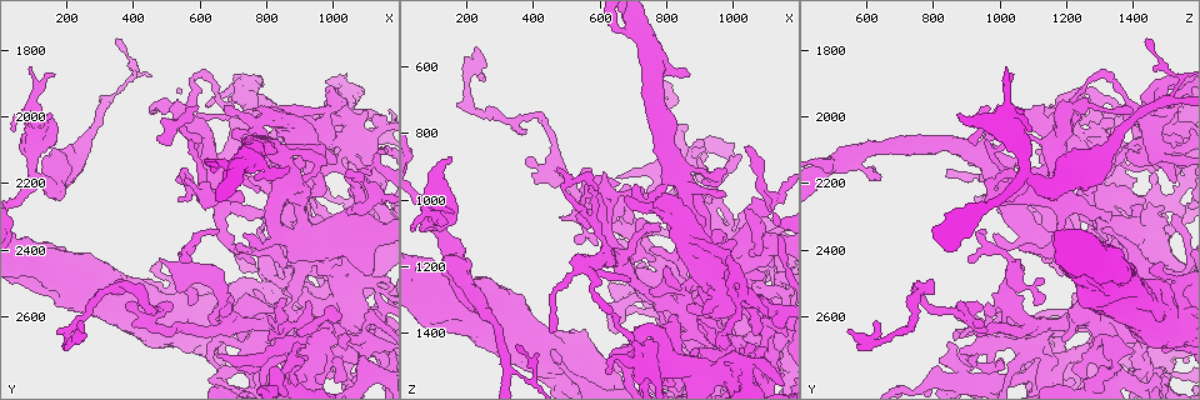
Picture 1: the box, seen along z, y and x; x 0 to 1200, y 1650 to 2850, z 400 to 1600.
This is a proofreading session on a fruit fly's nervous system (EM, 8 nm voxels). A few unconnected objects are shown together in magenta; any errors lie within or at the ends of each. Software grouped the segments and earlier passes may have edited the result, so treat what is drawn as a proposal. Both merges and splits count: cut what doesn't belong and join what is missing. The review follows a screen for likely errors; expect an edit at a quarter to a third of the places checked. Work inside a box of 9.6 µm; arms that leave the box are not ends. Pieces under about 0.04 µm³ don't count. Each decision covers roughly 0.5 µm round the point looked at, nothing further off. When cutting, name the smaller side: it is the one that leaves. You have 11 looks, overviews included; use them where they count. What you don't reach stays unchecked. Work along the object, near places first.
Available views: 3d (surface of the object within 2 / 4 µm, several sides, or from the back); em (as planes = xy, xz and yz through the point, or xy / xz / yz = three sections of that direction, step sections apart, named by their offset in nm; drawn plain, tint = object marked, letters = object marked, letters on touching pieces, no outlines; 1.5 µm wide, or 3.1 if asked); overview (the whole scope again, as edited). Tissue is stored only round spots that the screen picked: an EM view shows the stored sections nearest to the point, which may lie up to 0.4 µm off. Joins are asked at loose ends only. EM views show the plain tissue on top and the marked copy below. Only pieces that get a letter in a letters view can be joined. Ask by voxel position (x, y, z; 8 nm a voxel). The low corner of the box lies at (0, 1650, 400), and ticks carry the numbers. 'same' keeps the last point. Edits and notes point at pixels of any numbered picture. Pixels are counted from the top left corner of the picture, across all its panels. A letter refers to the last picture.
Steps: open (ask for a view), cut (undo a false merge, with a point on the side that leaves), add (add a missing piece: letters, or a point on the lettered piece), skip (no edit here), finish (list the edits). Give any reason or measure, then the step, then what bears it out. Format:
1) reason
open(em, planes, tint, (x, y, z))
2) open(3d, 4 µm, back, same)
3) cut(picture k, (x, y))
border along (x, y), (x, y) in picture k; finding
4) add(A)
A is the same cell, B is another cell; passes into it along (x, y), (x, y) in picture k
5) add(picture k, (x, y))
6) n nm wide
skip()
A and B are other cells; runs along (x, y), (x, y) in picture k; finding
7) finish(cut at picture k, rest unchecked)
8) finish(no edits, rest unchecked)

tapers out
open(3d, 2 µm, (100, 1850, 1020))

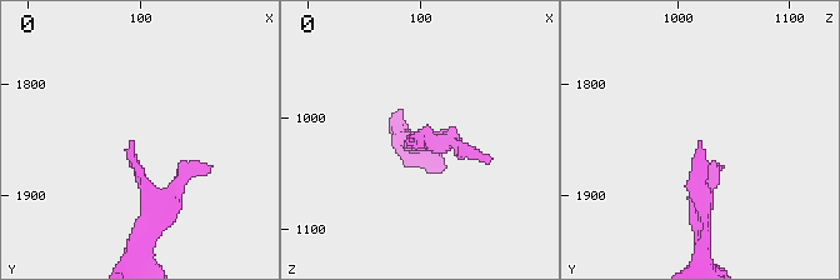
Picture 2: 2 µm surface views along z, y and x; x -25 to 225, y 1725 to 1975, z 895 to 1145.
now the EM
open(em, planes, letters, (94, 1850, 1018))

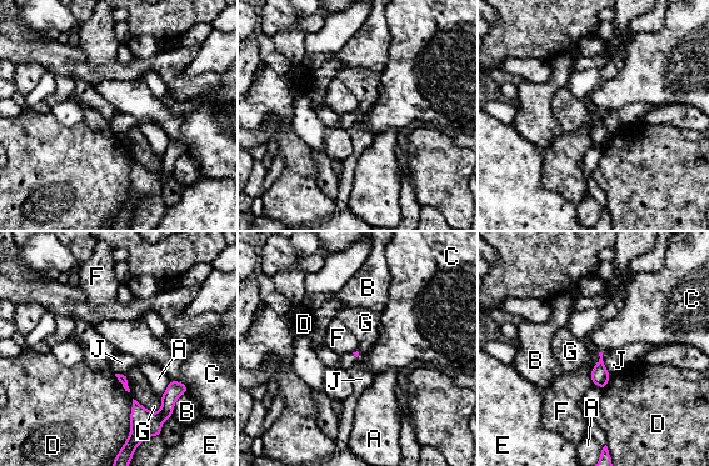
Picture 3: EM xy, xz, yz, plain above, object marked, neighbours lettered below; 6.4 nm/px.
skip()
A, B, C, D, E, F, G and J are other cells; border along (593, 367), (590, 382) in picture 3; no lettered piece goes on from it

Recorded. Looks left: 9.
touches itself
open(3d, 4 µm, back, (660, 1900, 1350))

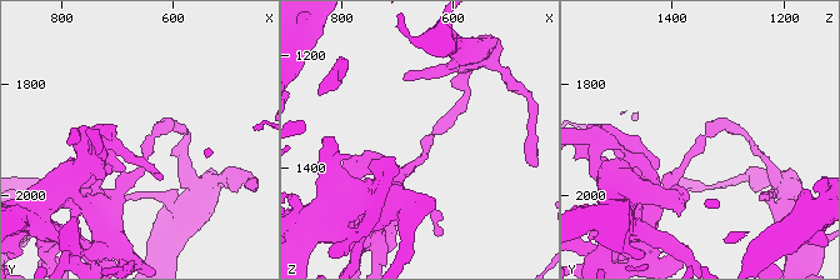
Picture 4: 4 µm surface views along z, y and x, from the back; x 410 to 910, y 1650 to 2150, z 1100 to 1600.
now the EM
open(em, planes, tint, (655, 1905, 1350))

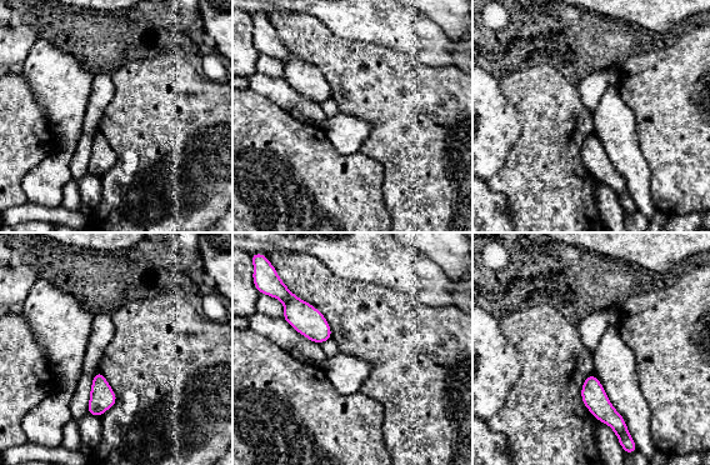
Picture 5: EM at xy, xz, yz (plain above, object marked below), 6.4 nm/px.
open(em, planes, letters, same)

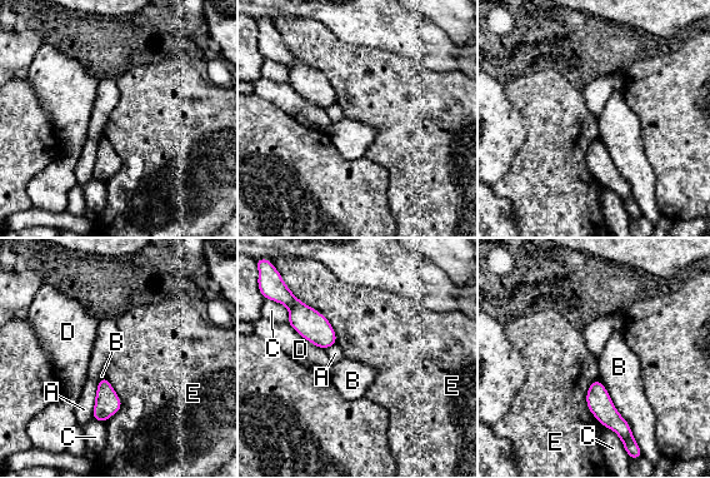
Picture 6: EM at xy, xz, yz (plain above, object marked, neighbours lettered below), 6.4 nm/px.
160 nm wide
skip()
A, B, C, D and E are other cells; border along (596, 379), (586, 406), (604, 426) in picture 6; one cell here

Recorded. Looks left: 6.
branch stops here
open(em, xz, step 8, letters, (630, 2610, 1020))

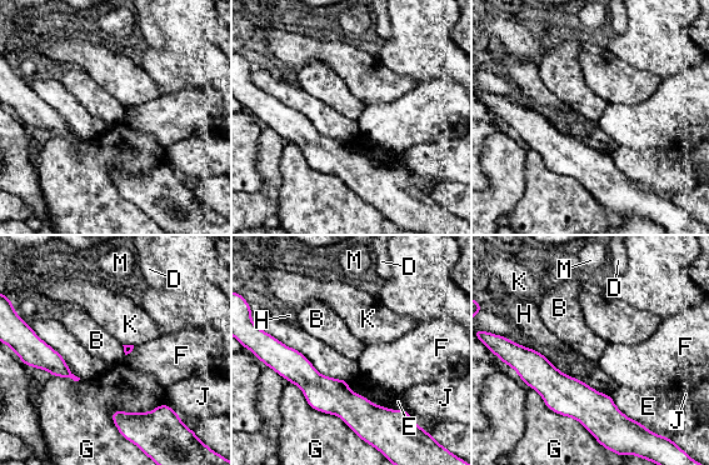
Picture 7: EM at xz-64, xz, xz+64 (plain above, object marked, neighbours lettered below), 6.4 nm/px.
G touches over 550 nm
skip()
B, D, E, F, G, H, J, K and M are other cells; border along (289, 381), (358, 435) in picture 7; none of them fits

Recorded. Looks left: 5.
touches itself
open(em, xz, step 4, tint, (590, 2120, 980))

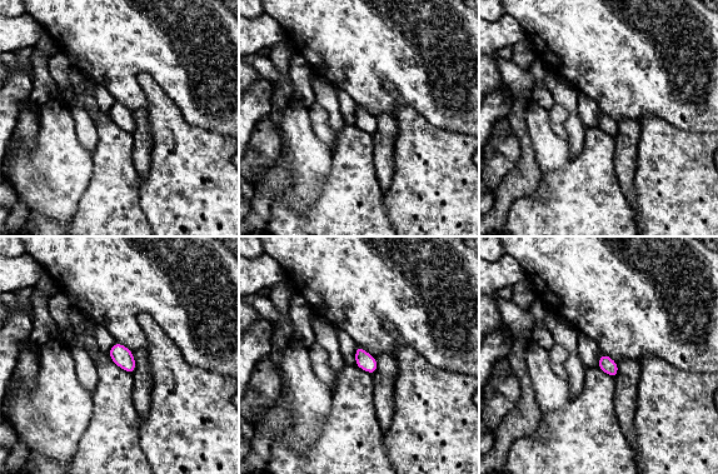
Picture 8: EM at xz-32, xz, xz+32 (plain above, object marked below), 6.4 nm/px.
cut it another way
open(em, planes, letters, same)

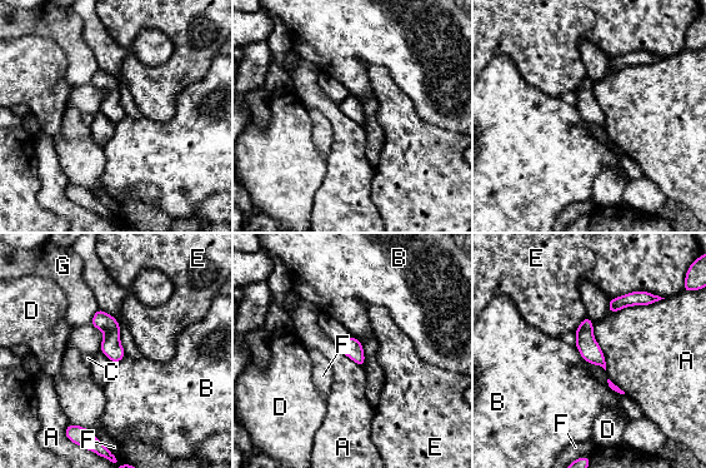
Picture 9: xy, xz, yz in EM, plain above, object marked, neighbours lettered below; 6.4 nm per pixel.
skip()
A, B, C, D, E, F and G are other cells; border along (664, 298), (610, 313) in picture 9; continuous, no second cell

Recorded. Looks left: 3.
thick turns thin
open(3d, 4 µm, (170, 2220, 1160))

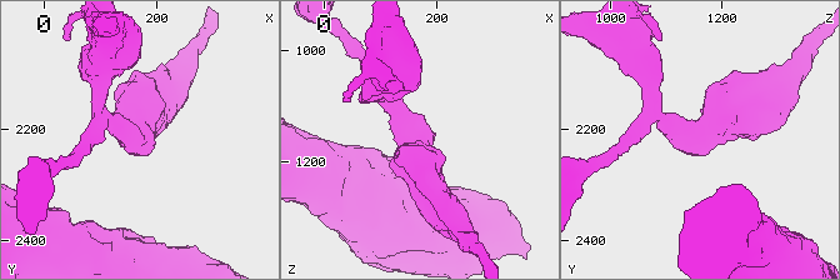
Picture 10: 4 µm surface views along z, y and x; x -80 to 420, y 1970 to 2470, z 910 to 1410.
arms of 220, 500 nm
open(em, planes, tint, (165, 2220, 1160))

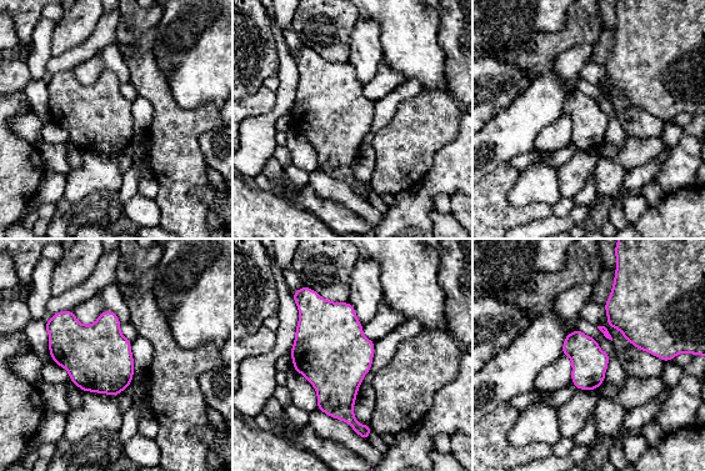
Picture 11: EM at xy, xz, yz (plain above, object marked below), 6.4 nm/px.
see the neighbours
open(em, planes, letters, same)

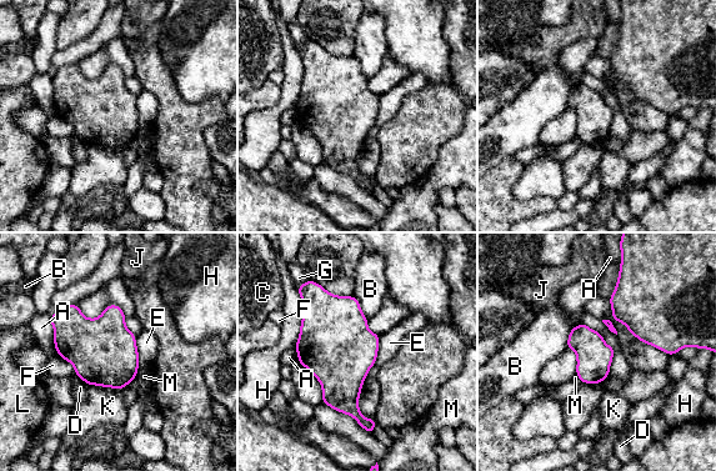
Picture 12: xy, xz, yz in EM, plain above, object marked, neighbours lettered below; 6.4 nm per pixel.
skip()
A, B, C, D, E, F, G, H, J, K, L and M are other cells; border along (75, 374), (89, 385) in picture 12; one cell here

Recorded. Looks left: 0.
finish(no edits, rest unchecked)

